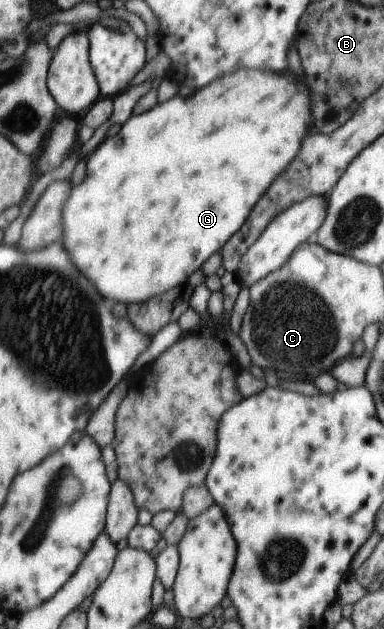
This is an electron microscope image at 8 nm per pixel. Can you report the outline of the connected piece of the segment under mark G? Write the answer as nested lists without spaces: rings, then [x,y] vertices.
[[[239,69],[235,74],[217,77],[215,82],[207,84],[203,90],[197,90],[193,96],[183,98],[176,94],[171,99],[157,103],[143,114],[132,114],[115,136],[106,137],[102,143],[86,158],[86,177],[79,186],[72,186],[71,194],[62,210],[62,227],[65,233],[65,248],[73,258],[73,264],[95,284],[101,296],[125,304],[145,304],[146,300],[175,288],[188,280],[195,270],[222,246],[243,226],[251,209],[257,206],[265,194],[269,193],[272,182],[290,165],[300,151],[302,140],[309,134],[314,124],[311,112],[310,88],[306,79],[301,82],[294,74],[275,74],[269,69]]]

